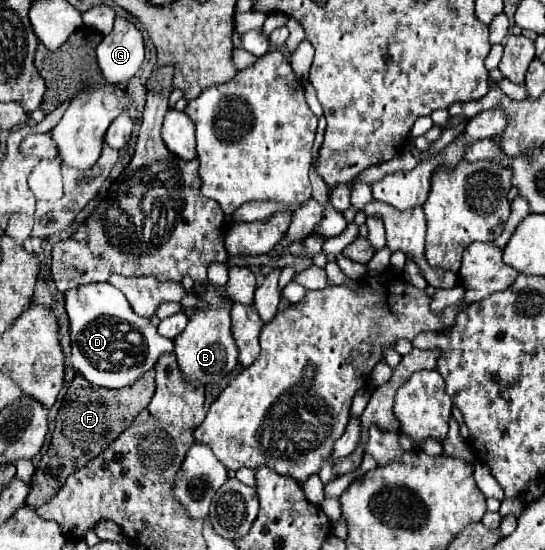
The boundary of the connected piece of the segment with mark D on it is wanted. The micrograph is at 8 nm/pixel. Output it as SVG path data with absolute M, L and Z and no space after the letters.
M109 282L87 284L65 292L65 308L71 324L73 368L93 384L107 388L129 386L151 370L161 354L173 352L173 340L163 338L147 318L137 316L127 298L123 298L123 292Z

